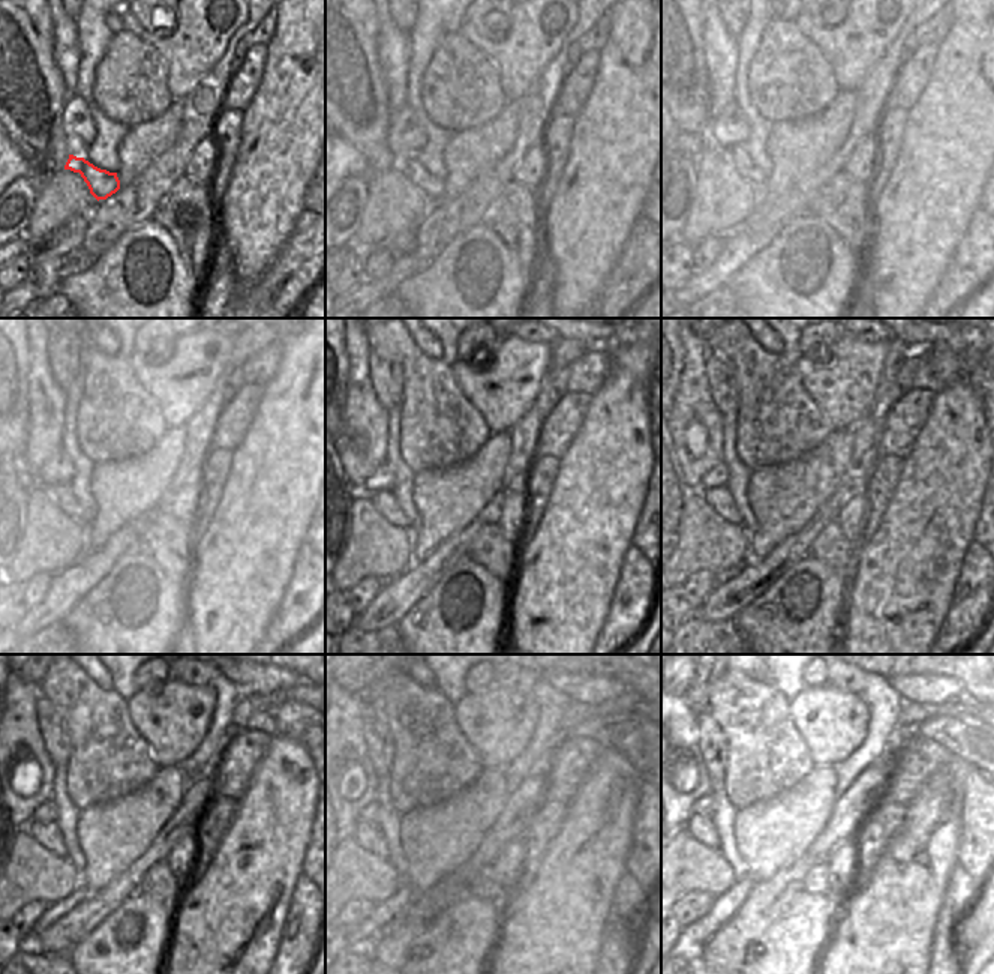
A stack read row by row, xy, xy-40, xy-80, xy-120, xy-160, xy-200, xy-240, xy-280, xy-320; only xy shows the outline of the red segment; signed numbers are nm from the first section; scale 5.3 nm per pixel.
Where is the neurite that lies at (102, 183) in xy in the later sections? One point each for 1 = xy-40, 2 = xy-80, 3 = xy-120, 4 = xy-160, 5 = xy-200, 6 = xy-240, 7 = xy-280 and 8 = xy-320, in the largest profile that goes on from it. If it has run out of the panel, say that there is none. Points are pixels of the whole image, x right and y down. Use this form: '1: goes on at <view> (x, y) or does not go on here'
1: goes on at xy-40 (431, 185)
2: goes on at xy-80 (738, 156)
3: goes on at xy-120 (63, 496)
4: goes on at xy-160 (386, 503)
5: goes on at xy-200 (718, 499)
6: goes on at xy-240 (50, 836)
7: goes on at xy-280 (368, 835)
8: goes on at xy-320 (700, 829)

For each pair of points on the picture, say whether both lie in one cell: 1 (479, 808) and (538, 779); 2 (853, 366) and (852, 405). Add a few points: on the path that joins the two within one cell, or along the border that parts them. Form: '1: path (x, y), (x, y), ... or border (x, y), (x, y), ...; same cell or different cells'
1: border (510, 791), (504, 809), (494, 824); different cells
2: path (853, 375), (853, 396); same cell

